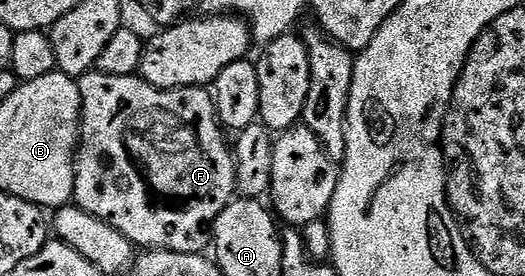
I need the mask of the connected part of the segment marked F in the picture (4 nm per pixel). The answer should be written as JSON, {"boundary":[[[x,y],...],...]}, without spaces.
{"boundary":[[[90,70],[77,80],[82,94],[80,144],[76,152],[76,172],[74,174],[74,192],[72,199],[76,207],[87,210],[87,214],[95,214],[95,218],[103,218],[119,234],[123,234],[134,246],[141,250],[158,252],[178,252],[179,254],[201,254],[214,243],[213,224],[219,214],[234,199],[237,192],[237,165],[234,153],[225,145],[226,133],[217,119],[217,105],[208,87],[204,88],[172,88],[163,90],[151,86],[140,75],[116,76]]]}

